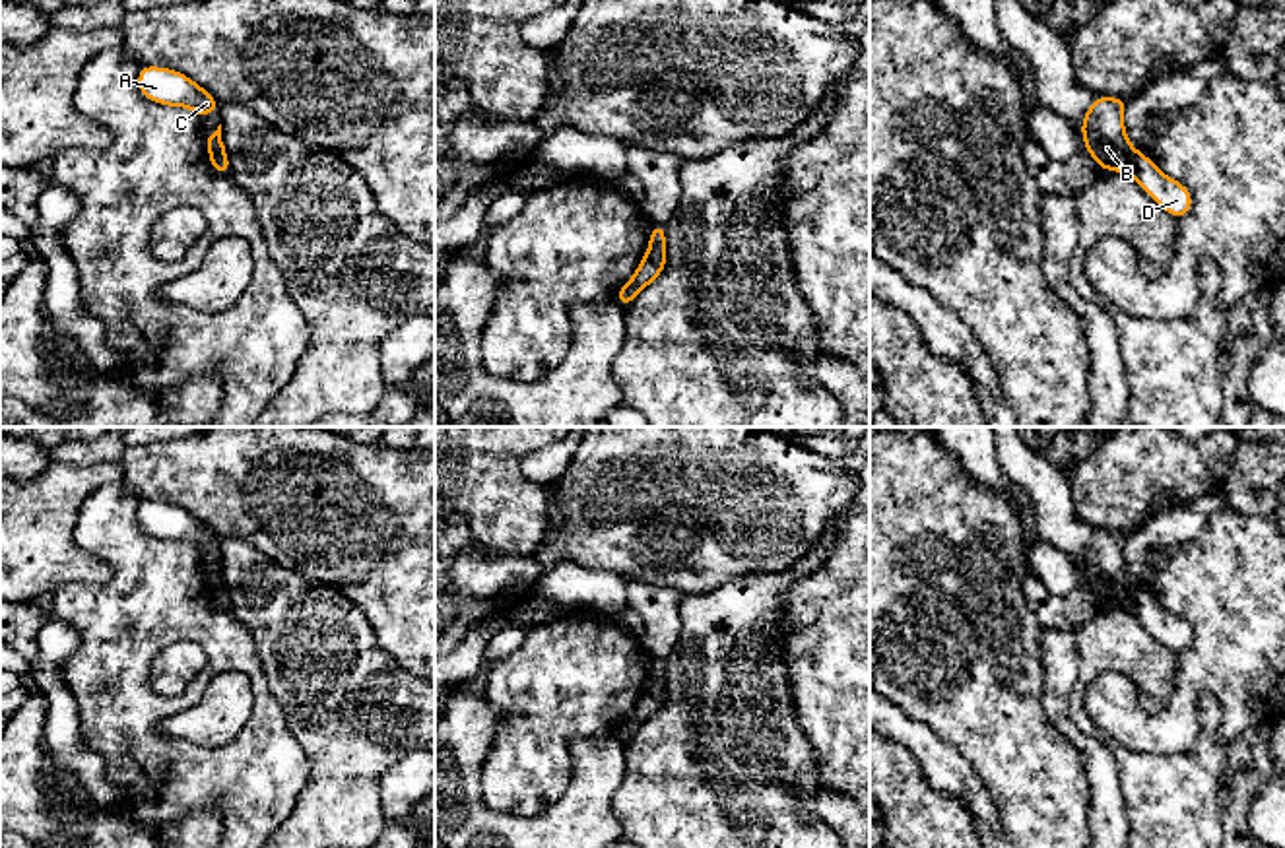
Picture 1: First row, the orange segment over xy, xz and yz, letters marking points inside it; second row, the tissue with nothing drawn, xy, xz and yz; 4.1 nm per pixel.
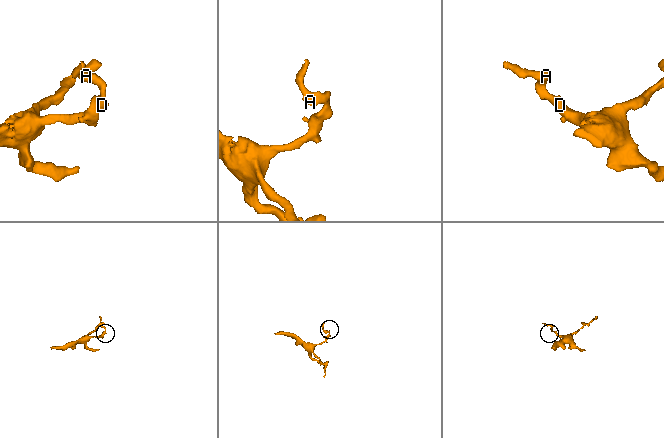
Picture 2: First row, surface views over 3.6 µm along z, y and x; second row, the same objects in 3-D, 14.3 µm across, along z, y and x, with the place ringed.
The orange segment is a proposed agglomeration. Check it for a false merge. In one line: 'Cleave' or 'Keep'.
Keep

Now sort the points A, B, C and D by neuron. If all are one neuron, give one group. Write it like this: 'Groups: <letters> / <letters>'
Groups: A B C D

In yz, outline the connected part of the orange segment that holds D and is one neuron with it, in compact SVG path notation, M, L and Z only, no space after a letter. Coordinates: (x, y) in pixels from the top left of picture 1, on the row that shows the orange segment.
M1095 97L1081 122L1085 149L1103 171L1130 175L1165 212L1180 219L1192 210L1192 192L1139 153L1126 138L1120 97Z

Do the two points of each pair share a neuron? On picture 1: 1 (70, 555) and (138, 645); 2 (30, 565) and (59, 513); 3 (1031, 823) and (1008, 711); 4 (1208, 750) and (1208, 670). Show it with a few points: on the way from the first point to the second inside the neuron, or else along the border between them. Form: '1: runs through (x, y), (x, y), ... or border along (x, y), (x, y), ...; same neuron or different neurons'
1: border along (113, 573), (103, 583), (65, 583), (51, 594); different neurons
2: runs through (33, 552), (33, 538), (45, 526); same neuron
3: runs through (1031, 796), (1031, 771), (1012, 746), (1012, 738); same neuron
4: border along (1200, 689), (1206, 689), (1218, 705), (1219, 738); different neurons

